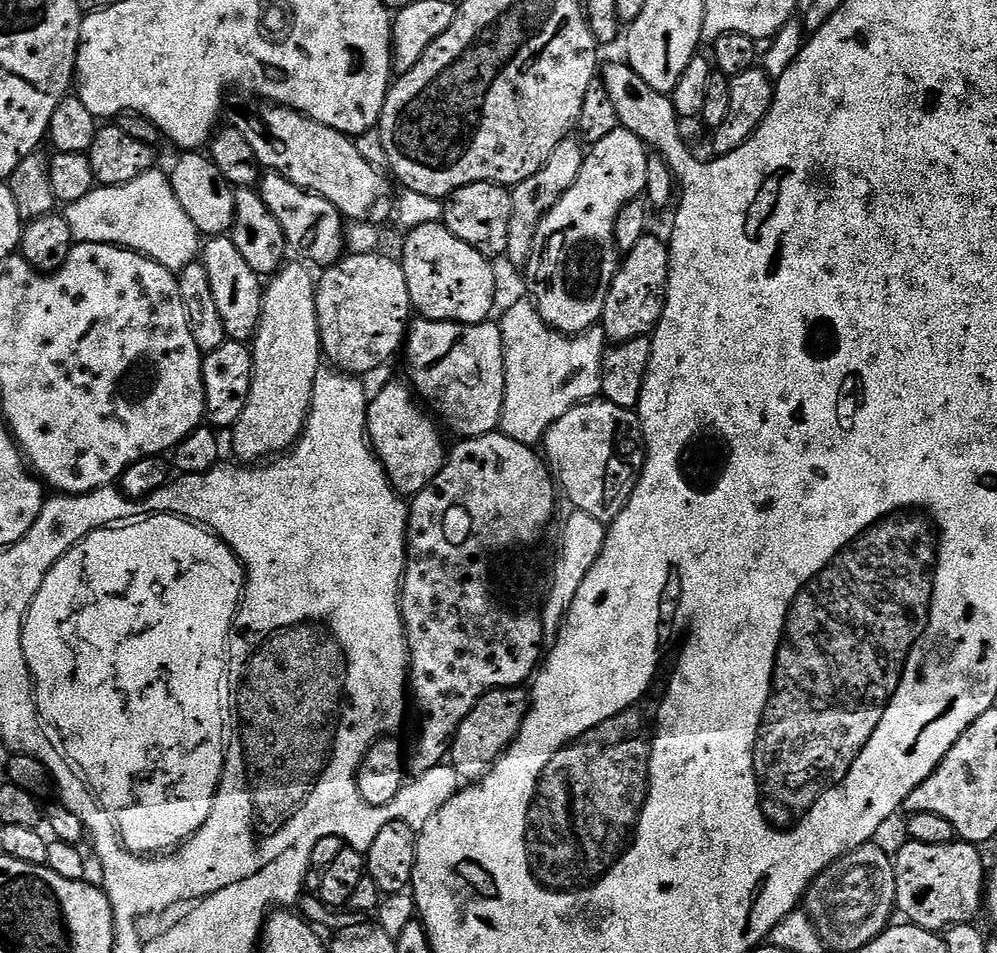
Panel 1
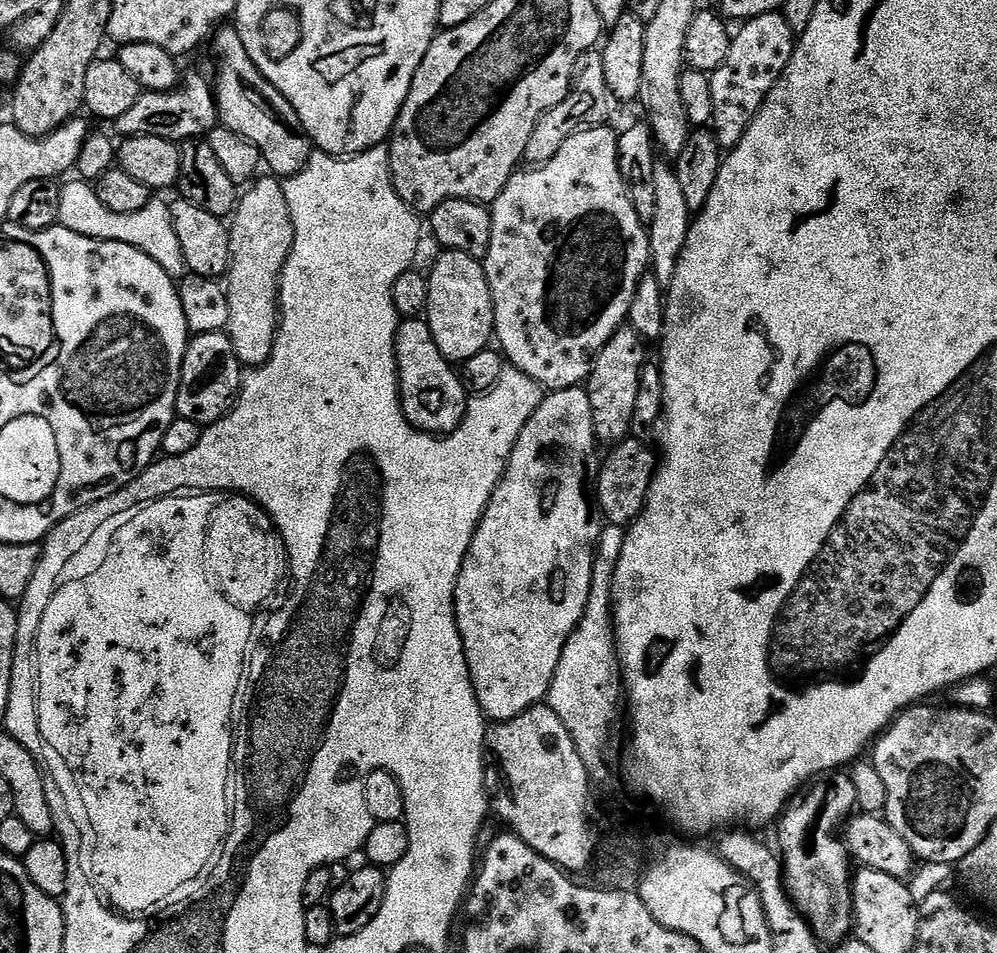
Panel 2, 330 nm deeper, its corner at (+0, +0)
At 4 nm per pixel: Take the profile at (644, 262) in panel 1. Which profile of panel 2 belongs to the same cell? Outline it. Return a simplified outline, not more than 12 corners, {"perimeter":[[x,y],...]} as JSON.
{"perimeter":[[627,326],[598,350],[586,381],[601,445],[629,439],[646,362]]}

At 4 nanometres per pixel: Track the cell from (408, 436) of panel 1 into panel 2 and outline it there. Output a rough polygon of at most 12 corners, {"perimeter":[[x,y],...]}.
{"perimeter":[[427,319],[396,329],[404,417],[447,436],[470,399]]}

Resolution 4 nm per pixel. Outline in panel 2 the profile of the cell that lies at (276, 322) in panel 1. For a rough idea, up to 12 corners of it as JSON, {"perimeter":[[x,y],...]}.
{"perimeter":[[279,179],[237,199],[226,331],[264,364],[280,323],[294,222]]}

